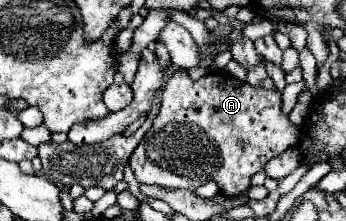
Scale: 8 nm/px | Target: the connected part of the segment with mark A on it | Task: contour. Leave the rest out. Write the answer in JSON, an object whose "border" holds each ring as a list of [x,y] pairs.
{"border":[[[176,70],[162,90],[160,114],[136,146],[130,168],[142,184],[196,190],[214,180],[224,196],[234,198],[250,188],[250,178],[268,160],[298,140],[300,130],[282,114],[280,92],[244,84],[226,70],[208,72],[196,82],[186,70]]]}

